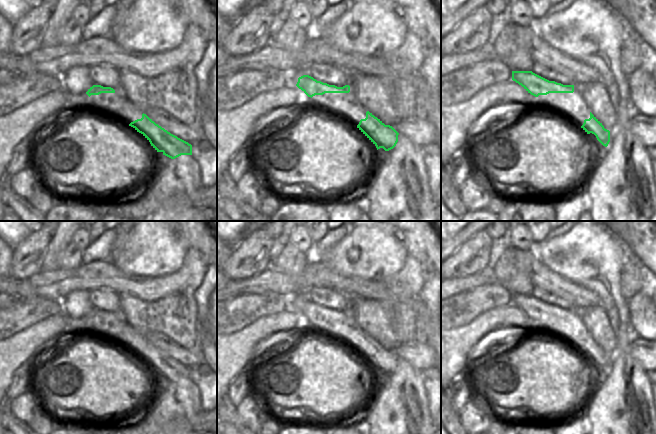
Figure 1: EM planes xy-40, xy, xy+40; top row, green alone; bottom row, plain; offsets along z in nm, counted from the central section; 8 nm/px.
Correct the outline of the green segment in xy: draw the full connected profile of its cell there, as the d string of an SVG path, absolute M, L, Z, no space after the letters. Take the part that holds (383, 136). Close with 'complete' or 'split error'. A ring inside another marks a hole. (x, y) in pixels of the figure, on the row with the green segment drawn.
M369 111L366 118L361 119L357 128L376 146L377 150L393 149L398 142L399 133L390 125L385 125L380 119Z | complete

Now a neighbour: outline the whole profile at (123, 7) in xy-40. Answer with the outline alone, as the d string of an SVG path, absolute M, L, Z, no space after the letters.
M118 0L116 2L115 17L117 18L116 22L119 29L122 28L124 22L128 18L133 2L134 0Z

